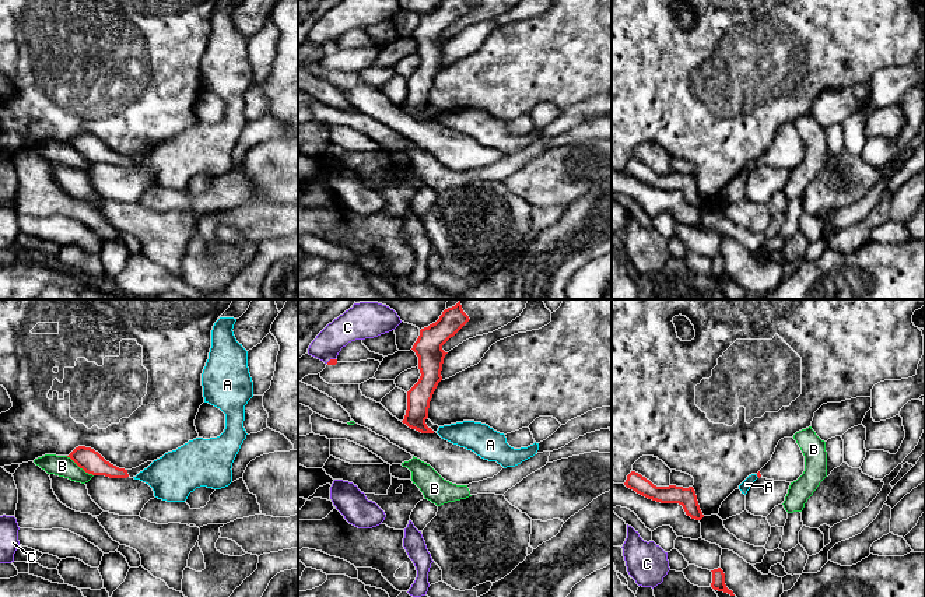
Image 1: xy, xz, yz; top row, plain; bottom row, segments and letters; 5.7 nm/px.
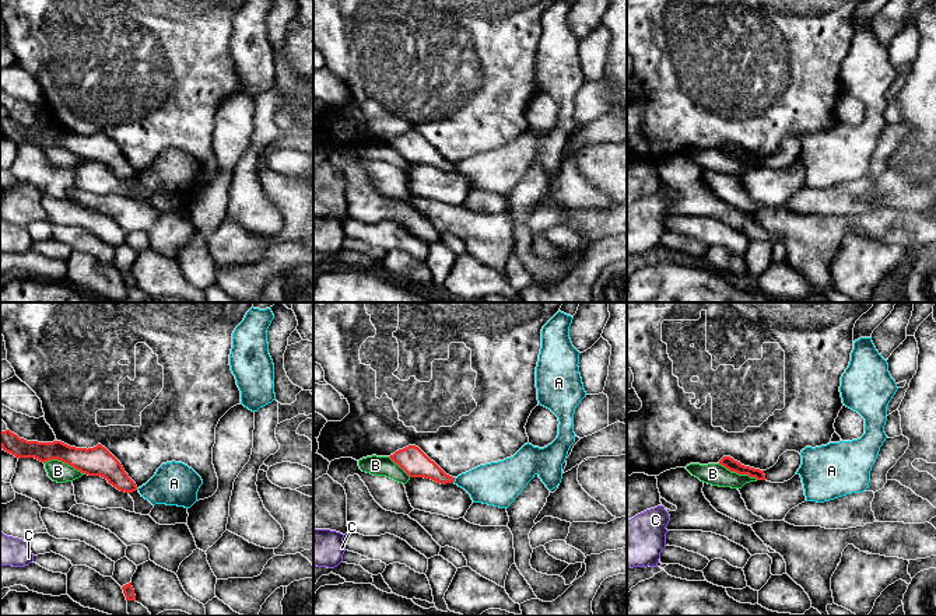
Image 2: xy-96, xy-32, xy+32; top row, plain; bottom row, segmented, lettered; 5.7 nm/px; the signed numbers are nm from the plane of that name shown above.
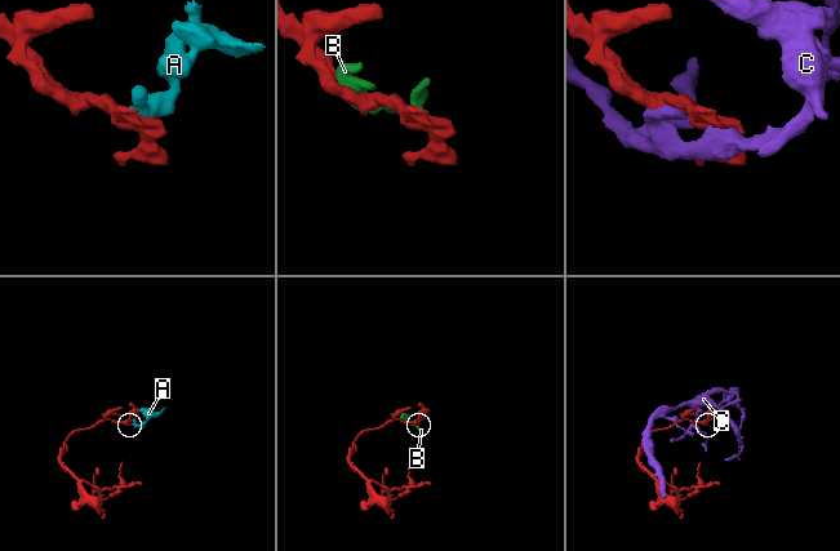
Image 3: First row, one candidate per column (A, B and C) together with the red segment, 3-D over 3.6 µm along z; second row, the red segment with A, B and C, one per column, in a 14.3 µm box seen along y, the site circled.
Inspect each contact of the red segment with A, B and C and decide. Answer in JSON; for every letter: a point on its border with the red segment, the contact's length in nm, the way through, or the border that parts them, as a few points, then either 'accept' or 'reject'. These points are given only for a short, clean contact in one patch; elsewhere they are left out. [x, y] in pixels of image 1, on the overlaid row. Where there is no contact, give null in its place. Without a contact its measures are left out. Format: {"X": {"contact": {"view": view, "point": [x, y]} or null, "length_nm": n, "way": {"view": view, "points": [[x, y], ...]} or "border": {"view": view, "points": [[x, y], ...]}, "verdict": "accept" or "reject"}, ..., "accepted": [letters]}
{"A": {"contact": {"view": "yz", "point": [757, 476]}, "length_nm": 30, "border": {"view": "yz", "points": [[756, 474], [759, 477]]}, "verdict": "reject"}, "B": {"contact": {"view": "xy", "point": [80, 467]}, "length_nm": 200, "verdict": "reject"}, "C": {"contact": {"view": "xz", "point": [330, 360]}, "length_nm": 60, "verdict": "reject"}, "accepted": []}

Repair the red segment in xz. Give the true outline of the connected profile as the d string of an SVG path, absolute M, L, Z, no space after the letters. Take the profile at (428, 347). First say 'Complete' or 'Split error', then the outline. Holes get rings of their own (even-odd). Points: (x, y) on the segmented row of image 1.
Complete. M459 301L455 306L445 309L435 323L420 330L420 336L411 350L418 357L421 376L407 391L407 410L402 421L409 428L421 433L434 433L434 431L427 426L425 419L428 418L432 394L442 380L442 364L448 354L442 350L442 345L469 320Z

